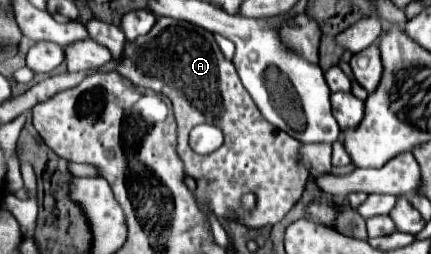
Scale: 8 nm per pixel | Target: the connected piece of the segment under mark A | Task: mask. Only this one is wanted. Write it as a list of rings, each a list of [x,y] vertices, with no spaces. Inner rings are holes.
[[[158,17],[148,35],[126,45],[116,71],[136,87],[152,89],[172,101],[178,123],[176,153],[184,163],[184,173],[196,179],[198,201],[206,203],[218,217],[228,217],[228,211],[232,209],[240,223],[248,227],[276,225],[300,199],[308,171],[312,175],[322,175],[332,167],[330,144],[302,145],[262,117],[234,65],[224,59],[214,35],[206,29],[190,25],[188,21]],[[200,123],[214,123],[224,131],[222,147],[208,155],[198,155],[188,145],[192,127]],[[248,191],[258,197],[252,213],[240,209],[240,197]]]

